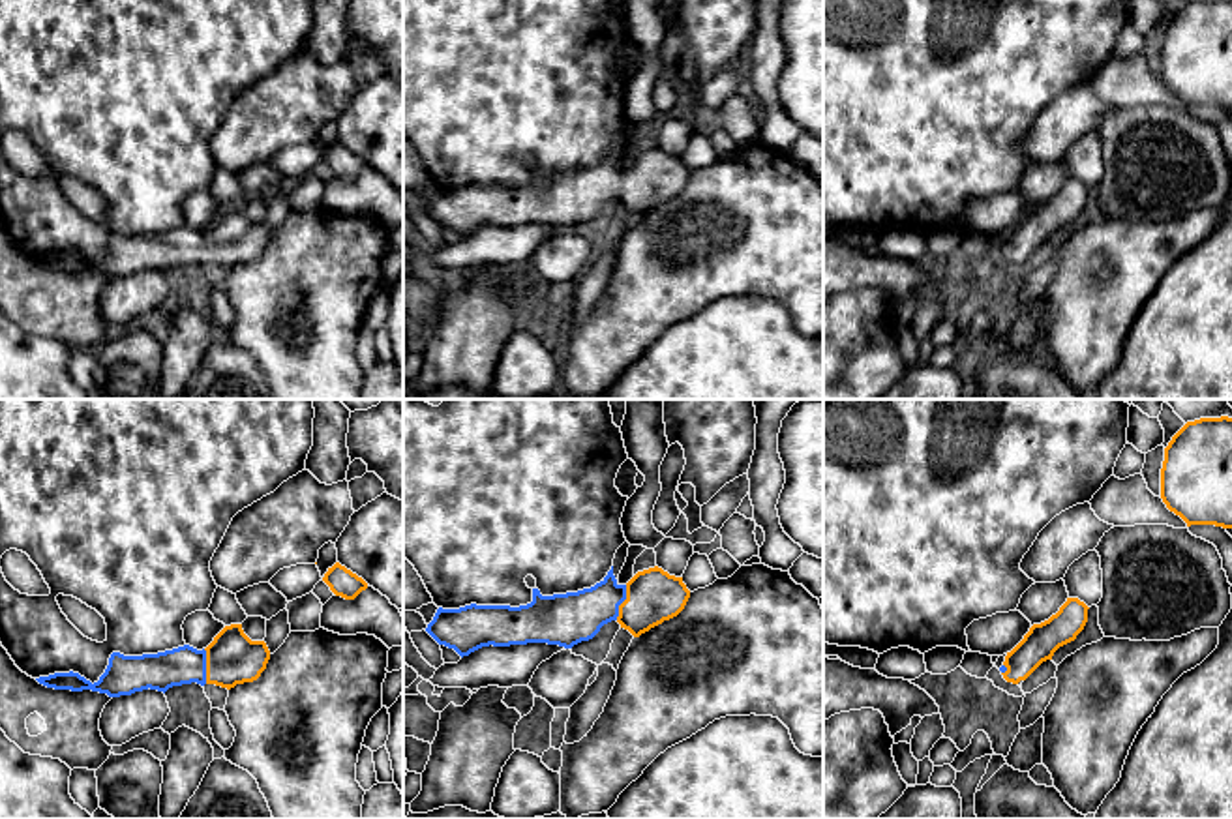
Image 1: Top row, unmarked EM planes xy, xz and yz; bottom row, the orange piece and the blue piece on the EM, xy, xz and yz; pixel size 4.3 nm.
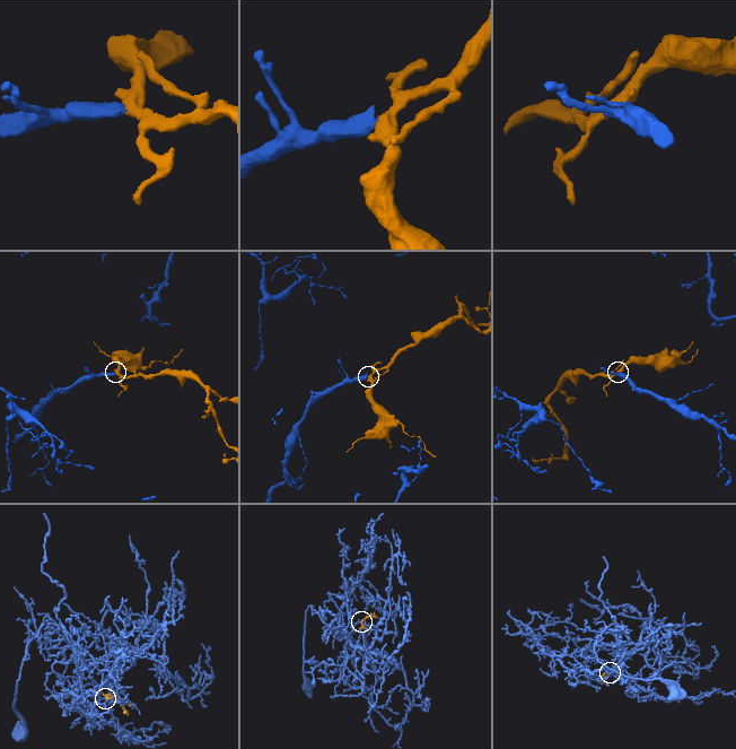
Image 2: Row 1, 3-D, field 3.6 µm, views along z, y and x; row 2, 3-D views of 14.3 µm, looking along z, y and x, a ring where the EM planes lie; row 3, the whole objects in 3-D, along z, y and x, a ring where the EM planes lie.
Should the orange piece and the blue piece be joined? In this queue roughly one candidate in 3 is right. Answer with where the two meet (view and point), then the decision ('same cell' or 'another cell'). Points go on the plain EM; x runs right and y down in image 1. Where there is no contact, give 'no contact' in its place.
xy (207, 246) | same cell

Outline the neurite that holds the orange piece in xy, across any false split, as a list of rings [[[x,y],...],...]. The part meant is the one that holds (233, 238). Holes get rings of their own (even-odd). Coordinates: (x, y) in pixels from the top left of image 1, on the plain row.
[[[231,204],[203,231],[184,225],[143,236],[113,232],[105,253],[94,264],[73,251],[36,261],[54,270],[92,270],[109,277],[131,275],[148,268],[165,274],[173,266],[191,262],[231,270],[236,264],[257,261],[268,240],[270,231],[264,221],[251,221],[242,204]]]

